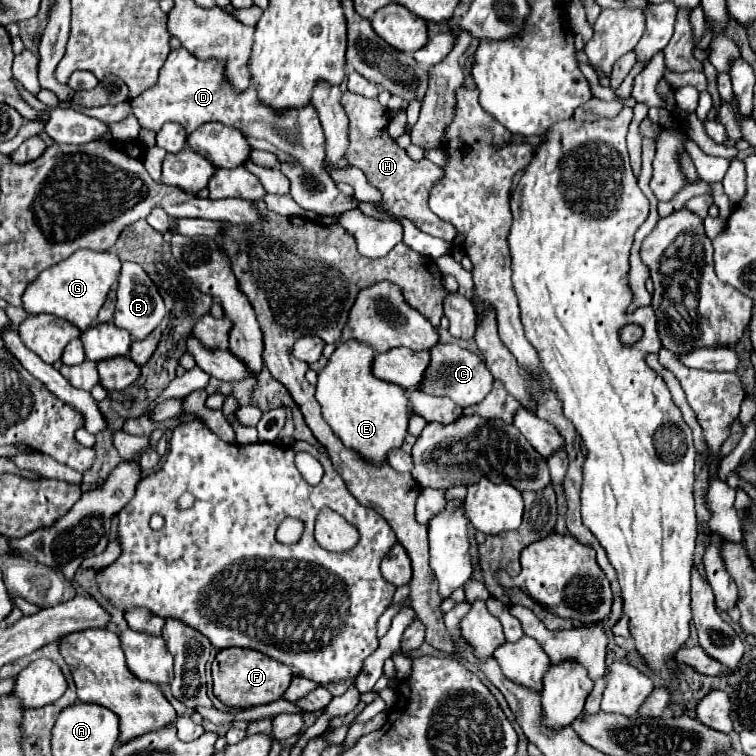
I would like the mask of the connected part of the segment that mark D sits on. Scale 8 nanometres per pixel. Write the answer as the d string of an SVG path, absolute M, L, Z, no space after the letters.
M182 47L170 51L154 87L134 97L130 105L144 129L158 131L164 123L172 121L180 123L186 133L192 133L202 123L220 121L224 125L246 131L256 139L270 141L280 151L292 157L292 163L280 163L278 169L290 179L290 195L302 209L314 211L316 215L324 217L358 207L358 201L354 197L338 191L334 179L324 169L322 125L318 121L318 115L314 113L314 107L310 105L310 109L302 109L302 113L294 113L294 117L270 117L270 113L266 113L266 109L262 109L258 101L254 101L252 85L244 93L234 93L230 85L226 85L226 79L222 77L222 65L218 65L218 61L198 61Z

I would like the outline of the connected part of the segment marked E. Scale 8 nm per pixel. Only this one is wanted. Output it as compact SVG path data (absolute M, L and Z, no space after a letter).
M346 341L336 347L326 367L318 373L316 399L326 423L338 439L364 461L372 465L388 463L388 453L400 449L408 433L408 405L404 389L372 375L374 351L358 341Z

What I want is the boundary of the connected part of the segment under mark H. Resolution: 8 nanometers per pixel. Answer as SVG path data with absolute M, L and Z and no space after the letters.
M346 91L342 95L342 107L350 119L350 129L348 129L348 139L350 139L350 163L358 169L364 171L368 181L378 187L384 195L382 205L390 209L392 213L400 217L408 217L420 231L440 237L446 243L452 243L456 237L454 225L442 221L438 215L434 215L428 207L428 197L434 185L442 179L442 169L434 165L432 161L412 161L402 147L396 145L396 141L390 139L386 127L386 109L378 103L378 99L366 99L360 95L354 95Z

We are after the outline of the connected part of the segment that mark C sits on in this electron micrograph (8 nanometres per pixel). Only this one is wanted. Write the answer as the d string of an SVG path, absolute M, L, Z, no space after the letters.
M438 343L428 353L430 353L430 365L424 371L424 379L418 385L418 391L434 395L434 397L450 397L460 407L476 405L490 393L494 377L490 377L490 371L486 369L484 361L472 351L462 349L458 345Z

